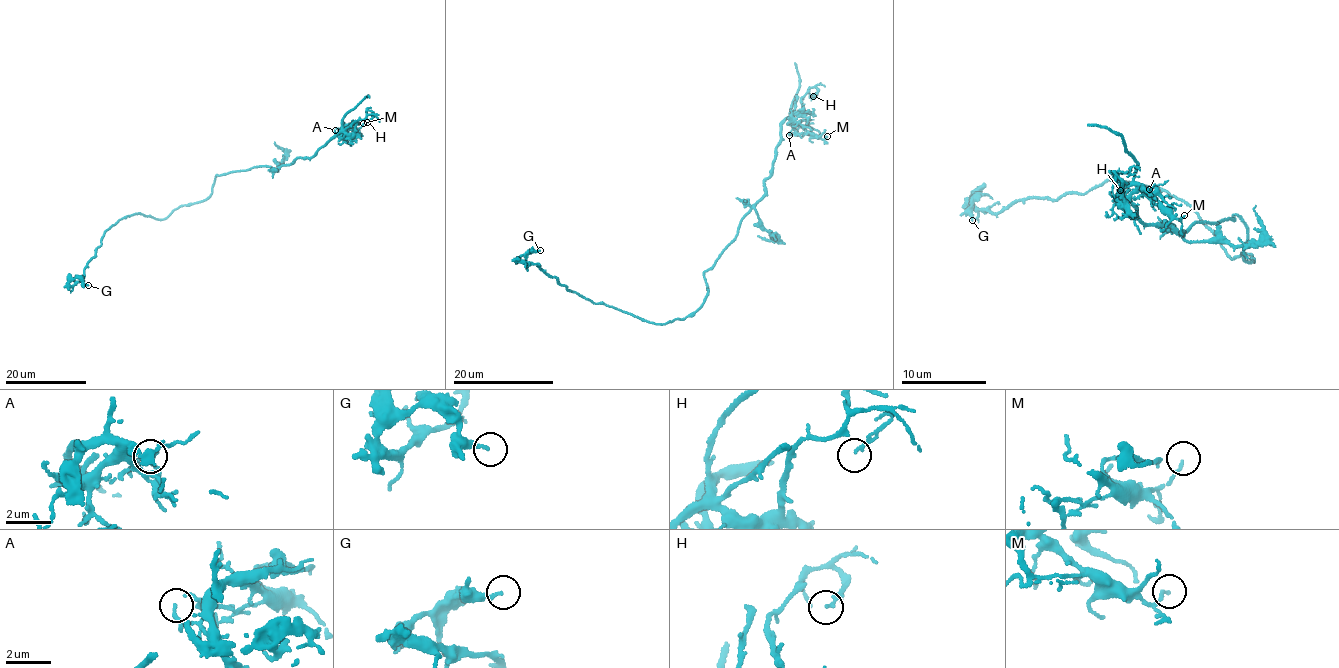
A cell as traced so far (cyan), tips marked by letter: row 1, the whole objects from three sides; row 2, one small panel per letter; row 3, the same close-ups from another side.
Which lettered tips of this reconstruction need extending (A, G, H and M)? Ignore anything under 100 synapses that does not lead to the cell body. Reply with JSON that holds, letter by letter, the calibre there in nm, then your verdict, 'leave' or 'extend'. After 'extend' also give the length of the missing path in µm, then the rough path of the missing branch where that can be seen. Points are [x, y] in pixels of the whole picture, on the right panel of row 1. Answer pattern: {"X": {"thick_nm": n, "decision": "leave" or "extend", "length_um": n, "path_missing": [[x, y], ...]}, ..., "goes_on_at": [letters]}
{"A": {"thick_nm": 120, "decision": "leave"}, "G": {"thick_nm": 150, "decision": "leave"}, "H": {"thick_nm": 120, "decision": "leave"}, "M": {"thick_nm": 120, "decision": "leave"}, "goes_on_at": []}

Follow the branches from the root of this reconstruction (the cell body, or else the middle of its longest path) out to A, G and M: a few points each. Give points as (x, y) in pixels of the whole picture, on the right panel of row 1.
A: (1242, 252), (1247, 227), (1236, 215), (1218, 226), (1196, 222), (1183, 235), (1140, 221), (1119, 190), (1149, 189)
G: (1242, 252), (1252, 261), (1242, 251), (1231, 258), (1182, 199), (1111, 178), (994, 214), (974, 195), (972, 220)
M: (1242, 252), (1236, 215), (1183, 235), (1140, 221), (1119, 190), (1140, 186), (1184, 215)

